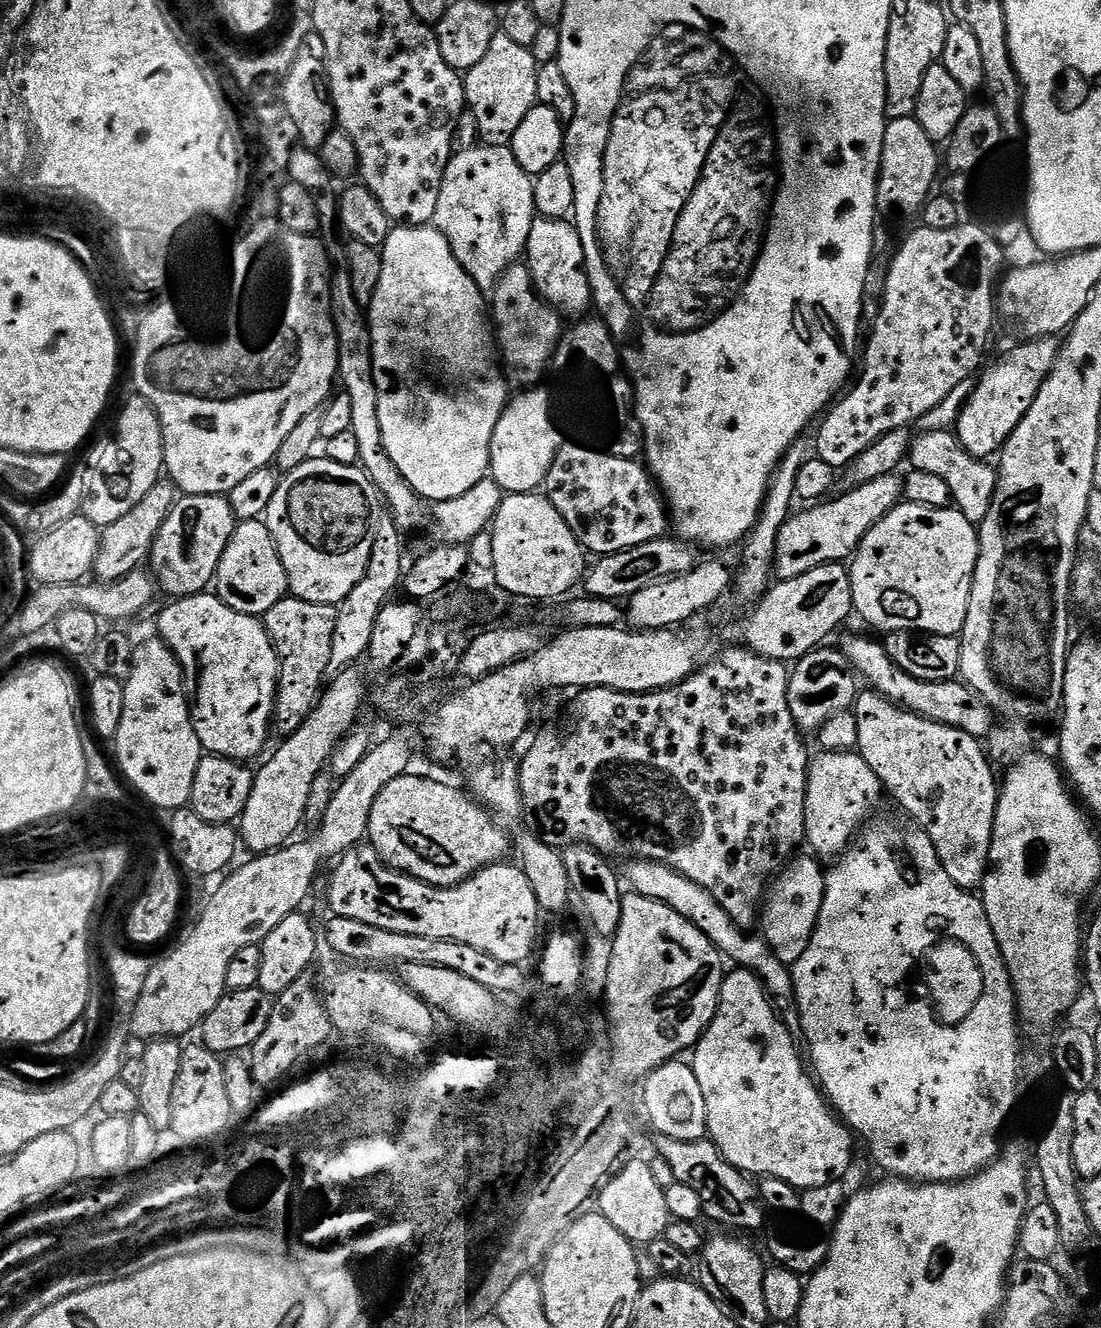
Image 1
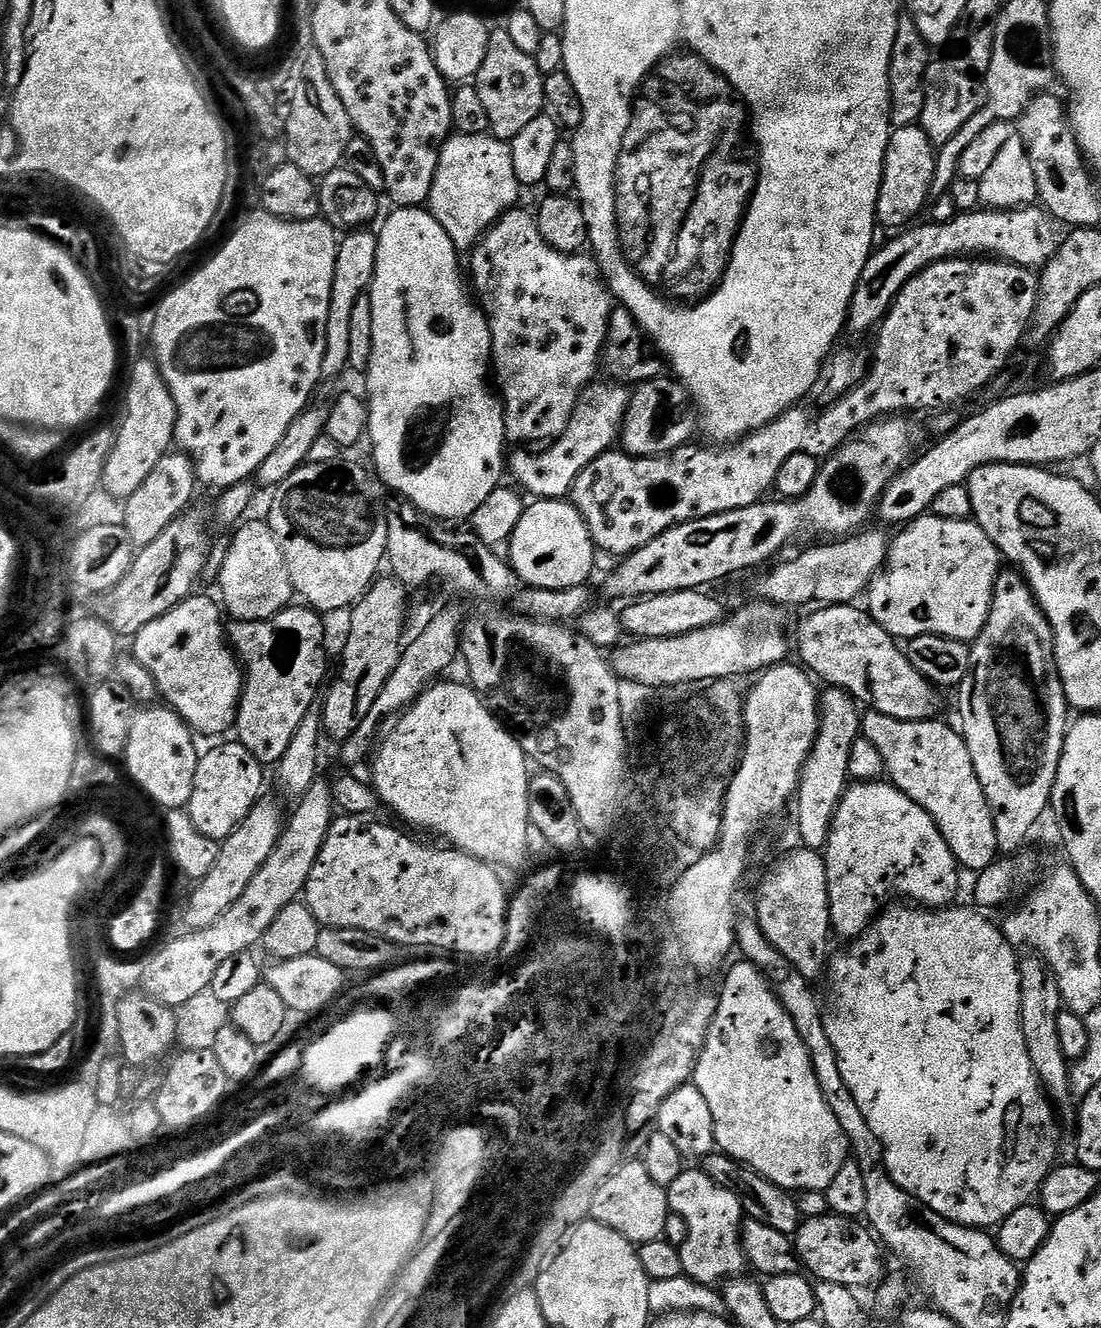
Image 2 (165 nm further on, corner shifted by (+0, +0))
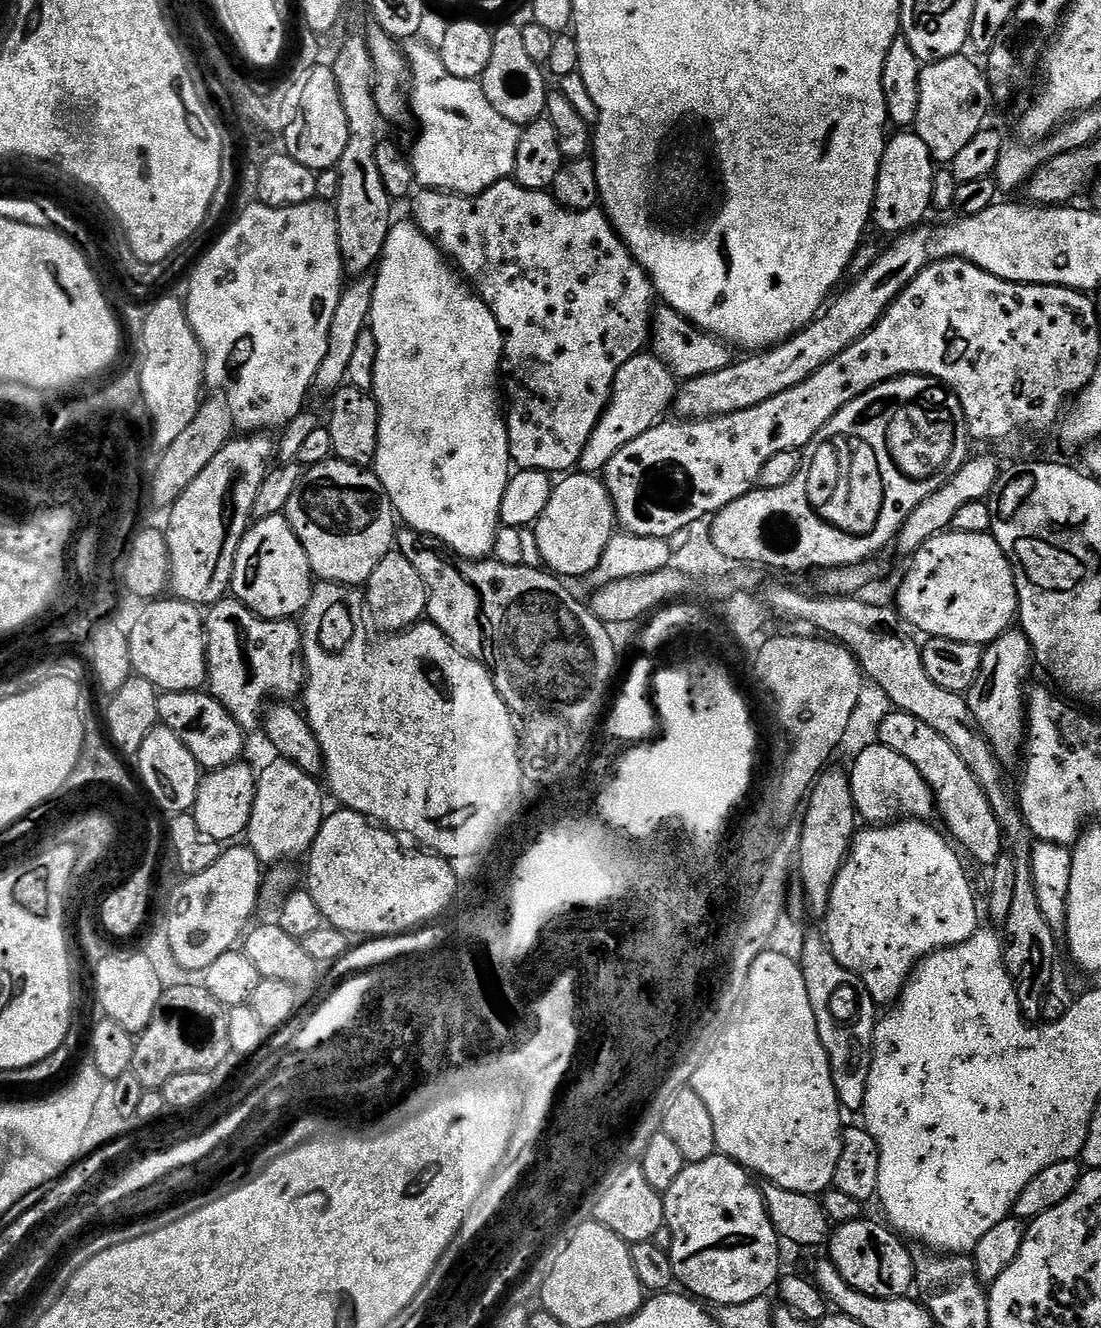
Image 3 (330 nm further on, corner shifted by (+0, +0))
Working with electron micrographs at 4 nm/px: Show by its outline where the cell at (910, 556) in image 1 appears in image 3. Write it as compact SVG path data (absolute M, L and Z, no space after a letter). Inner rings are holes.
M940 532L927 540L921 548L911 553L912 565L900 584L900 593L894 601L903 623L913 624L925 637L941 636L954 642L970 642L987 646L1013 627L1018 616L1020 599L1016 597L1016 577L1009 553L998 546L991 534L962 534L961 532Z

